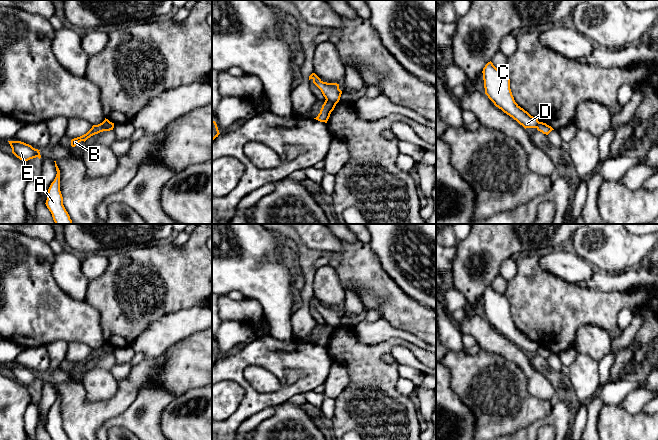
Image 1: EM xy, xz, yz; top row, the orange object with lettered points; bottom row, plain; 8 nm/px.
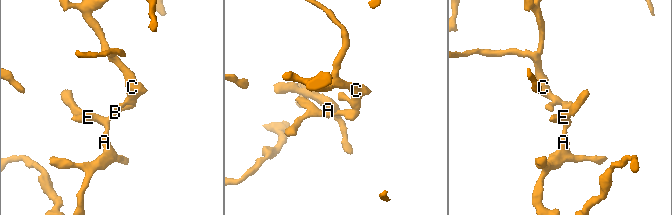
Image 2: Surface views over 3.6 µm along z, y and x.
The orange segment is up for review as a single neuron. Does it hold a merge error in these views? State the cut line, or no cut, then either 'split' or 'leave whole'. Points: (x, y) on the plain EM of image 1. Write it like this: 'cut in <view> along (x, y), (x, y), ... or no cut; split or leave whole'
cut in xz along (326, 323), (336, 327); split

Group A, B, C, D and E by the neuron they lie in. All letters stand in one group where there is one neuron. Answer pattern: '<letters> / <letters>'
A B E / C D

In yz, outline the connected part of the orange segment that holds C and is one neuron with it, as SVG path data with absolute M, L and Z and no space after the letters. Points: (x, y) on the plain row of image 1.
M490 285L485 289L482 297L485 318L494 329L516 344L525 353L537 352L538 343L531 340L515 326L507 296L497 293Z

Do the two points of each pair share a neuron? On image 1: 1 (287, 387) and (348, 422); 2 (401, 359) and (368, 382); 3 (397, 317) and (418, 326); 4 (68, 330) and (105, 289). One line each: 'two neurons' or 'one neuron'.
1: two neurons
2: two neurons
3: one neuron
4: two neurons

